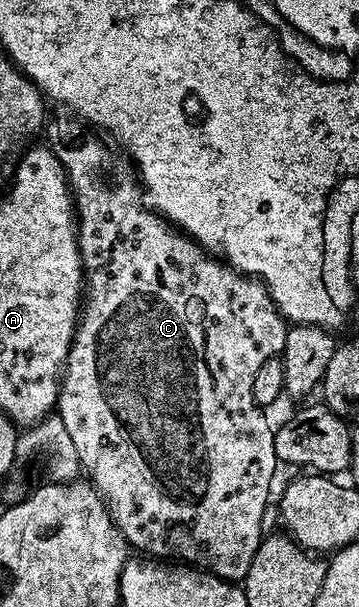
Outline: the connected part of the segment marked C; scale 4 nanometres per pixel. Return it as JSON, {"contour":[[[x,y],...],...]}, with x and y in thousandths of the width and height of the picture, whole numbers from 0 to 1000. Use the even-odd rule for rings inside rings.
{"contour":[[[184,222],[145,236],[148,252],[184,282],[184,300],[195,303],[201,316],[217,377],[217,414],[228,418],[237,466],[234,498],[223,506],[217,537],[206,542],[206,567],[195,570],[162,639],[156,684],[175,690],[189,717],[212,733],[237,787],[284,817],[298,848],[370,906],[376,901],[407,913],[398,916],[440,924],[504,924],[582,941],[607,954],[674,957],[735,886],[730,853],[741,848],[741,827],[752,822],[763,774],[777,774],[780,769],[763,731],[766,705],[752,703],[741,692],[744,679],[710,664],[702,634],[713,628],[724,601],[783,586],[802,532],[763,504],[763,491],[733,465],[652,445],[409,339],[401,333],[401,310],[370,267],[337,247],[315,249],[292,236],[298,231],[284,229],[270,229],[262,222]]]}

